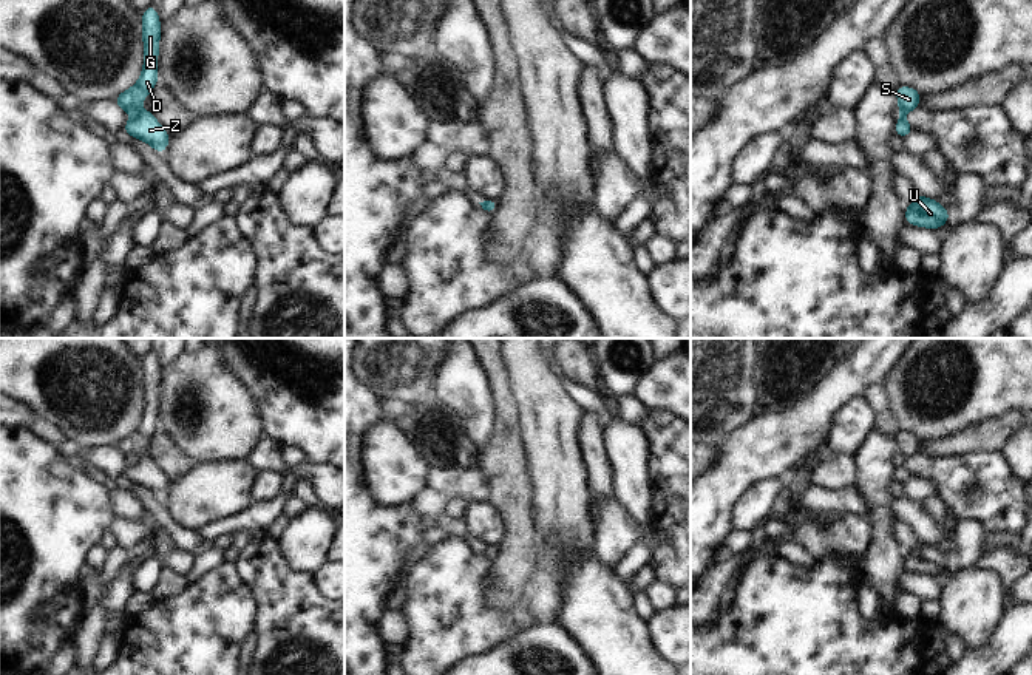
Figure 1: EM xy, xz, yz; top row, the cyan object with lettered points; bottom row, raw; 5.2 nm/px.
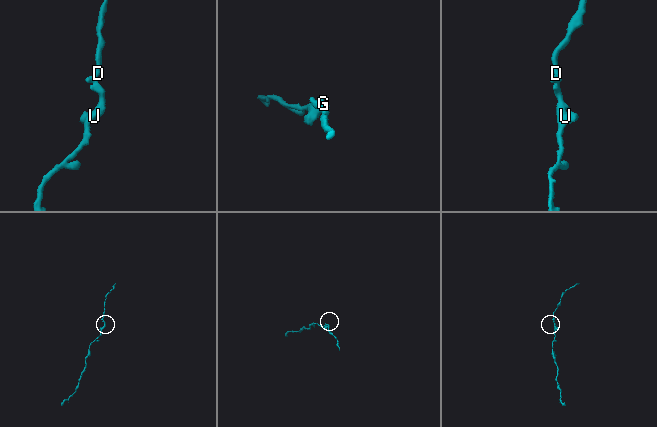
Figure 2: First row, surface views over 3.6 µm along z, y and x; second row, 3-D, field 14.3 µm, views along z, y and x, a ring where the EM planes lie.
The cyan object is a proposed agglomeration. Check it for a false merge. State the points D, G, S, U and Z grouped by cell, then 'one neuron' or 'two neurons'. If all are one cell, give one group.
D G S U Z | one neuron

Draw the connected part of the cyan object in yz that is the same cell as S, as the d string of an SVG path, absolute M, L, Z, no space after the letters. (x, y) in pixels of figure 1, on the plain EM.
M901 431L896 434L896 442L901 459L896 466L896 482L904 485L913 476L911 471L904 465L904 460L919 453L921 439L918 436Z

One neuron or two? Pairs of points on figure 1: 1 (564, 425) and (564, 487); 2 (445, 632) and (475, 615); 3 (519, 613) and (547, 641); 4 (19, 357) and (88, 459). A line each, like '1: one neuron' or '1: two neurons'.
1: one neuron
2: one neuron
3: two neurons
4: two neurons

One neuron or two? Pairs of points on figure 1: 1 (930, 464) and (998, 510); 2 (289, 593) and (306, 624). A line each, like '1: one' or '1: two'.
1: one
2: one

